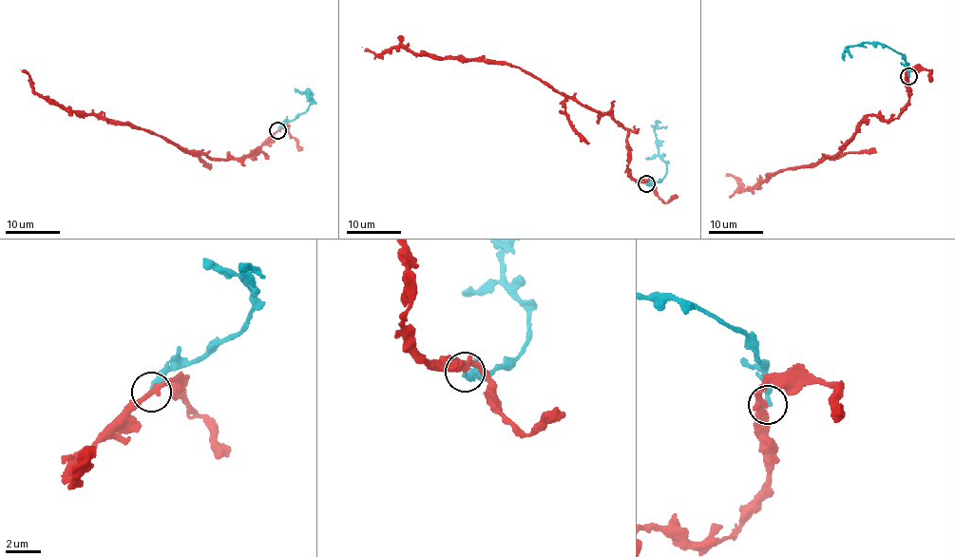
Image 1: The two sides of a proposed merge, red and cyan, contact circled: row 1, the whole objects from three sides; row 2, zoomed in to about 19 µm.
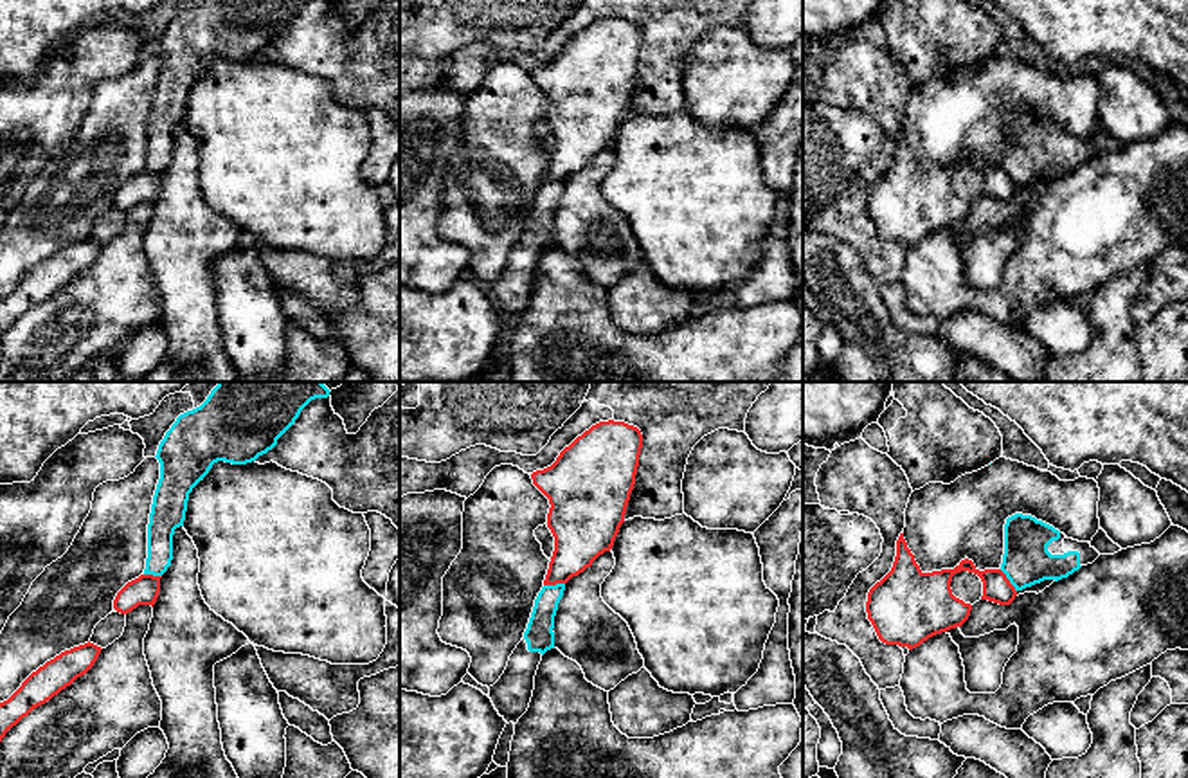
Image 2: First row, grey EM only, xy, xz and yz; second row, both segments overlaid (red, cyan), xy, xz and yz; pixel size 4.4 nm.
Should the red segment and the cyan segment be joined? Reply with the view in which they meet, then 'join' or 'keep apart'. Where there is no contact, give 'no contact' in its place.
contact in yz; keep apart

